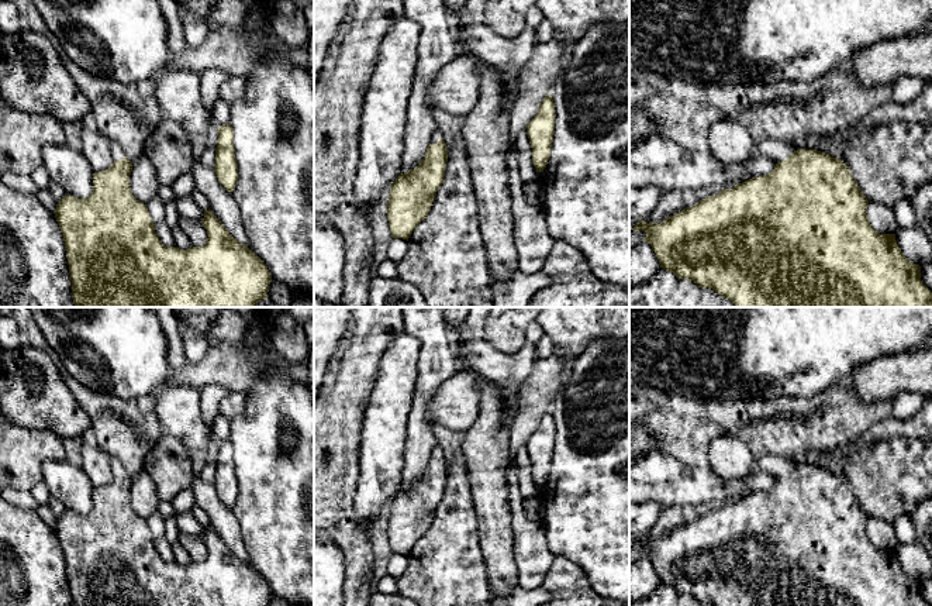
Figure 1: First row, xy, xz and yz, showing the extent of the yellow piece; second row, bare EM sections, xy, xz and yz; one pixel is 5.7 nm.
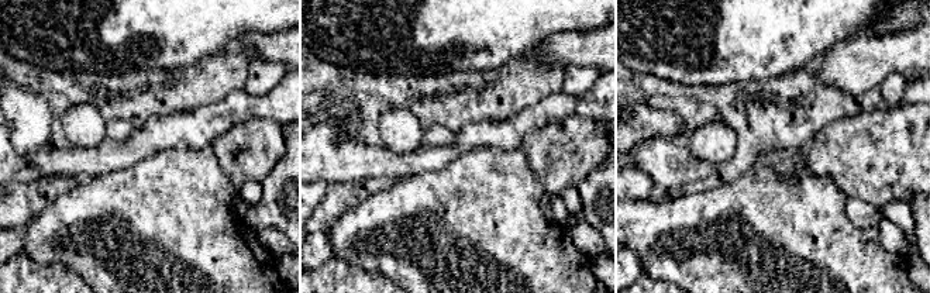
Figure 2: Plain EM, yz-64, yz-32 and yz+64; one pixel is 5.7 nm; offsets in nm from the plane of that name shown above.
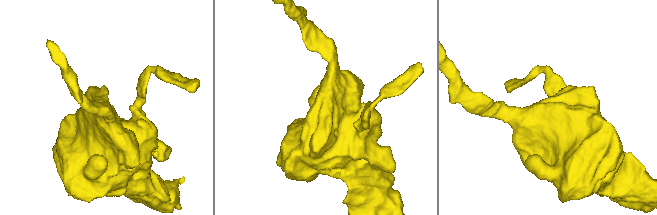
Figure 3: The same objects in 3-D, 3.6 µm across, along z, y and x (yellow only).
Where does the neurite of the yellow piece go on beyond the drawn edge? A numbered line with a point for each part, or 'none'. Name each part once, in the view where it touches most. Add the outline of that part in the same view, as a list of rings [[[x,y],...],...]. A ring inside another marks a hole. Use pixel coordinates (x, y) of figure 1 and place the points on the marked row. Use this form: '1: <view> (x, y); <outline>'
1: yz (775, 150); [[[764,138],[757,144],[756,152],[779,163],[787,159],[794,152],[794,148],[779,140]]]

